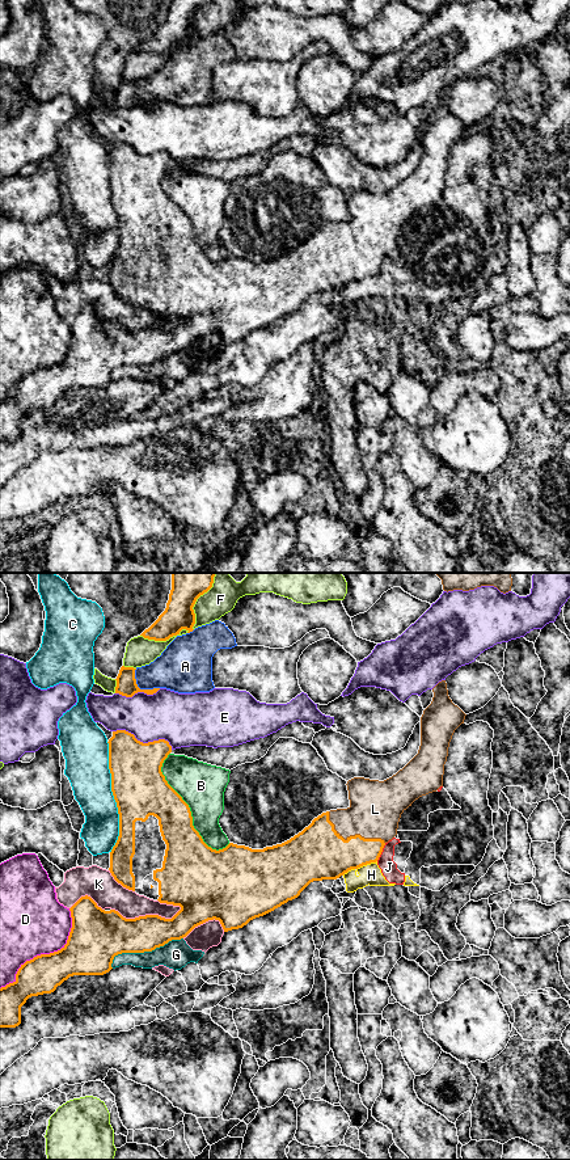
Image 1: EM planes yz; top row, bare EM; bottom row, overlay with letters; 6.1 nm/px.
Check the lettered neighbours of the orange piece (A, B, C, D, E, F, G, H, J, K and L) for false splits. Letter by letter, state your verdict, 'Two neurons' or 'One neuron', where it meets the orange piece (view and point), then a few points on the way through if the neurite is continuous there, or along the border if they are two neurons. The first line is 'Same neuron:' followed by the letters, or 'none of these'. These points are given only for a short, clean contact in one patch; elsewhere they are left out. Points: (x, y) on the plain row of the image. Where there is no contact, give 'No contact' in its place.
Same neuron: L
A: Two neurons. Touches orange at yz (139, 101)
B: Two neurons. Touches orange at yz (189, 220)
C: Two neurons. Touches orange at yz (114, 210)
D: Two neurons. Touches orange at yz (46, 367)
E: Two neurons. Touches orange at yz (144, 156)
F: Two neurons. Touches orange at yz (164, 53)
G: Two neurons. Touches orange at yz (143, 365)
H: Two neurons. Touches orange at yz (366, 277). Boundary: yz (376, 273), (363, 277), (357, 282)
J: Two neurons. Touches orange at yz (381, 264). Boundary: yz (385, 256), (376, 273)
K: Two neurons. Touches orange at yz (146, 328)
L: One neuron. Touches orange at yz (351, 249)

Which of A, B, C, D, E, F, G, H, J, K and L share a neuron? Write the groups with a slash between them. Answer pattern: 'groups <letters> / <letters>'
groups A / B / C / D / E / F / G / H J K / L

